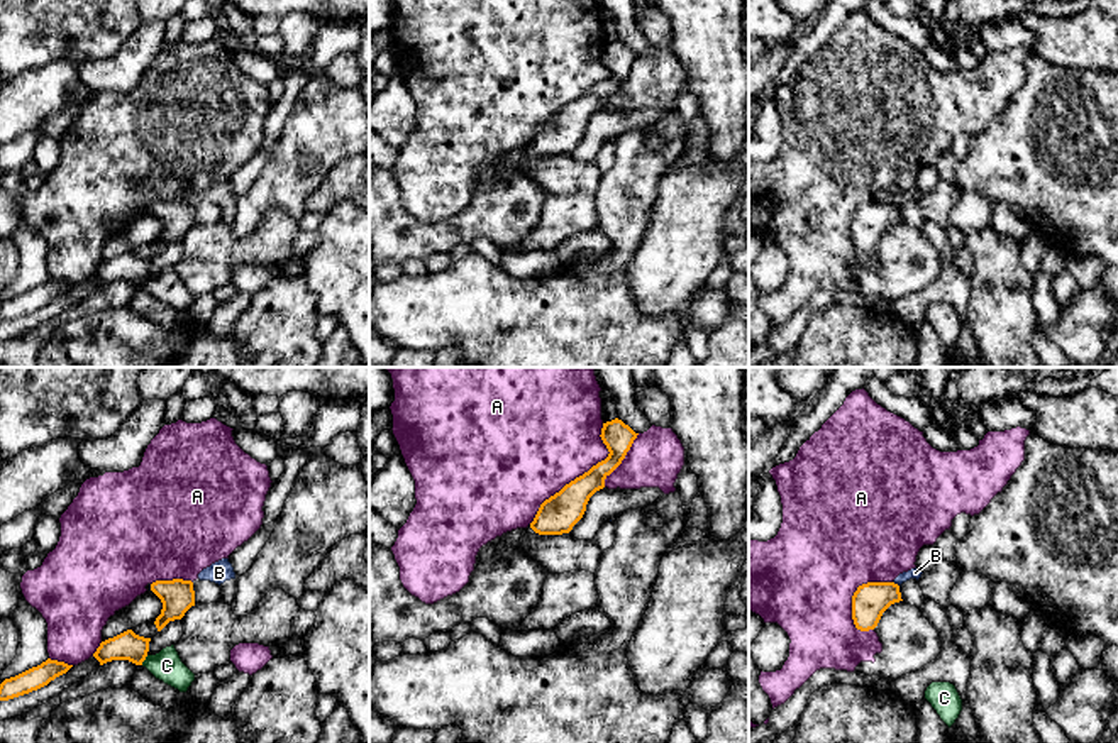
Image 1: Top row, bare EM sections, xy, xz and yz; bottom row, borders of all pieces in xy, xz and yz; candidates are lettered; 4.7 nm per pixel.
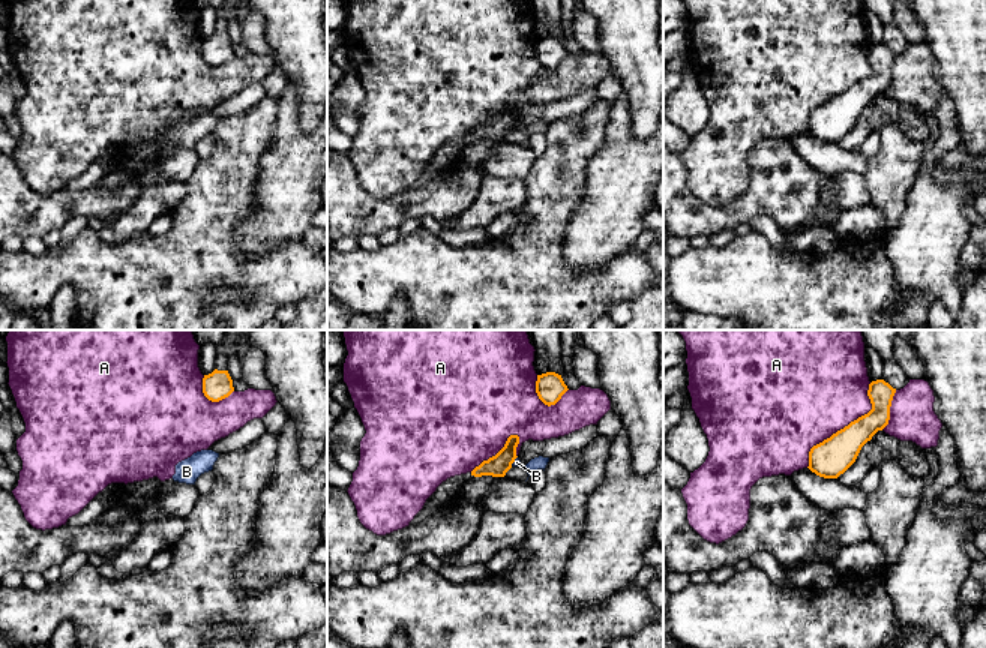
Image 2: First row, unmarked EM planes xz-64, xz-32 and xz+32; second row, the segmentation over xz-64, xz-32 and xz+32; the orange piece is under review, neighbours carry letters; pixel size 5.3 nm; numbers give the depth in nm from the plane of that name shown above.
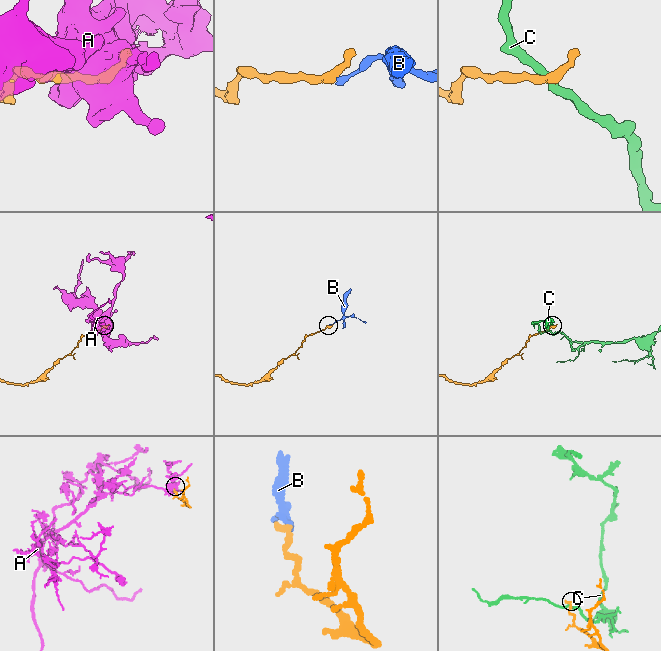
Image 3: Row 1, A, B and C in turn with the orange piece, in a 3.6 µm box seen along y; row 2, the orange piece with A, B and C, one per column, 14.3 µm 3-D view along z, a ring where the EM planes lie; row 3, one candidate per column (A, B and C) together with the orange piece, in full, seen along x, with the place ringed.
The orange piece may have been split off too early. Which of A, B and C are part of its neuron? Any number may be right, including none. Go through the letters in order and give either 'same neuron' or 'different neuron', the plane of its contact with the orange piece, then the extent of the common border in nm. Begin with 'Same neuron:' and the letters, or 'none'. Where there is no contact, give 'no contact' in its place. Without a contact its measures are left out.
Same neuron: none
A: different neuron; meets orange in xz; contact 600 nm long
B: different neuron; meets orange in yz; contact 40 nm long
C: different neuron; meets orange in xy; contact 60 nm long

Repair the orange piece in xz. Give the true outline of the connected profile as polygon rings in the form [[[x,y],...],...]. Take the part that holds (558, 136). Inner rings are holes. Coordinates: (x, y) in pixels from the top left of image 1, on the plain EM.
[[[618,39],[603,44],[600,58],[608,78],[545,120],[530,149],[539,156],[569,154],[583,139],[589,118],[605,108],[605,100],[622,85],[637,56]]]

